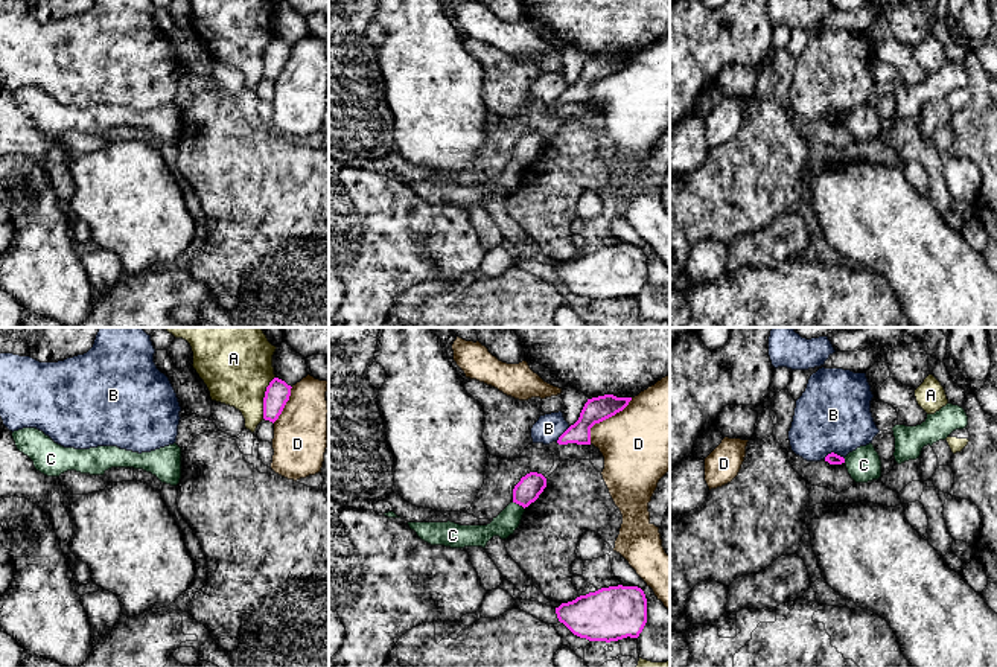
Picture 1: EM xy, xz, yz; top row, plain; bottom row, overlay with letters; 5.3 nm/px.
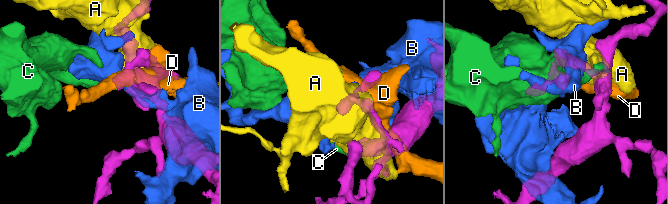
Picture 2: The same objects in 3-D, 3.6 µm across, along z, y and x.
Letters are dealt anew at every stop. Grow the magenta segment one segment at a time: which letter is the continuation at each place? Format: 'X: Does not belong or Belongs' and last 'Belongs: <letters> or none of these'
A: Does not belong
B: Does not belong
C: Does not belong
D: Does not belong
Belongs: none of these

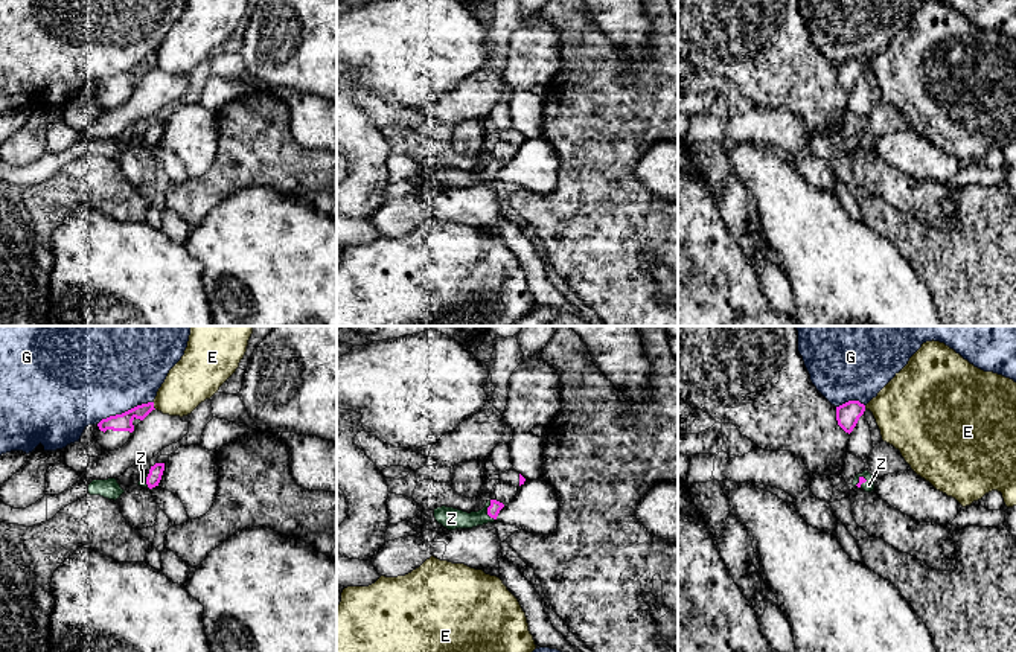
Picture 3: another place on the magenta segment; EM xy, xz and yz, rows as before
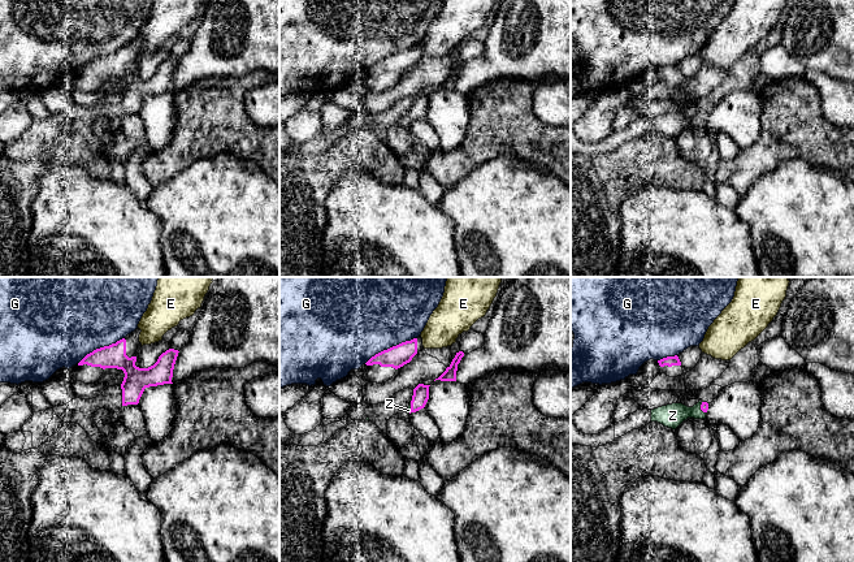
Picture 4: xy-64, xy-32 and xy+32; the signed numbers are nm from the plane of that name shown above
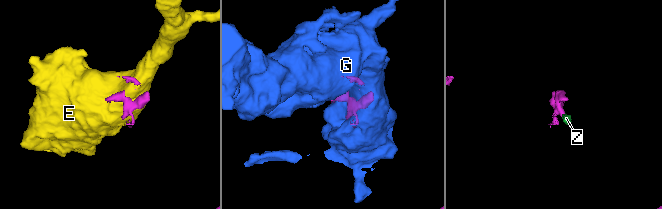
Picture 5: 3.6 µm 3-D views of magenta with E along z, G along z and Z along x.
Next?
E: Does not belong
G: Does not belong
Z: Belongs
Belongs: Z

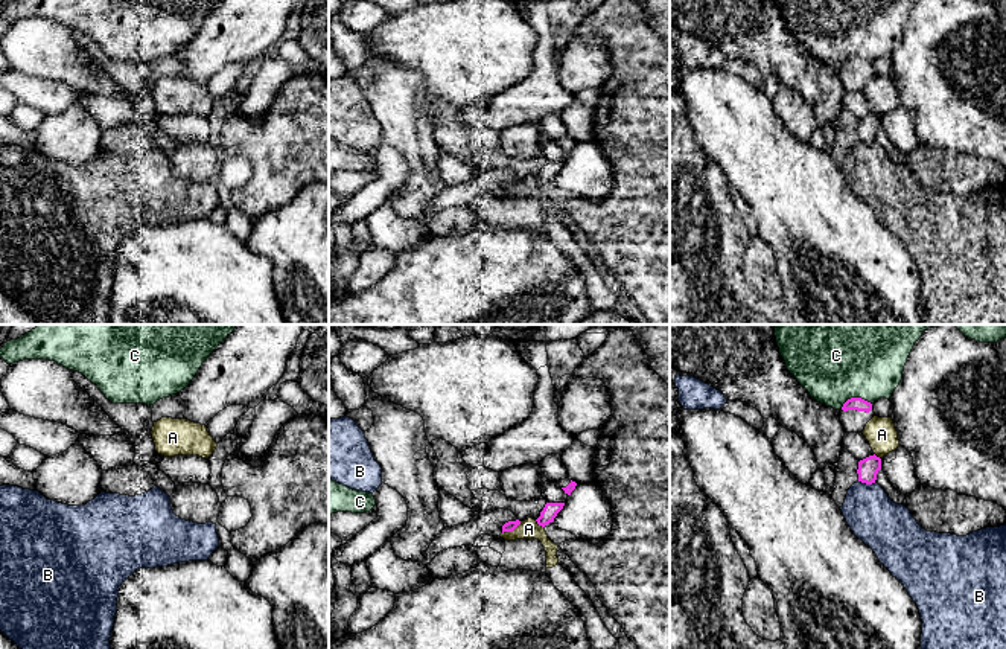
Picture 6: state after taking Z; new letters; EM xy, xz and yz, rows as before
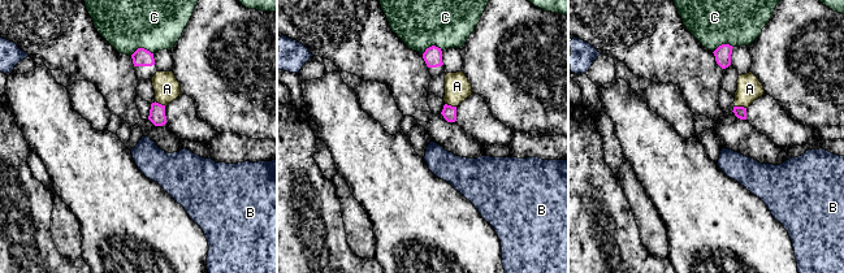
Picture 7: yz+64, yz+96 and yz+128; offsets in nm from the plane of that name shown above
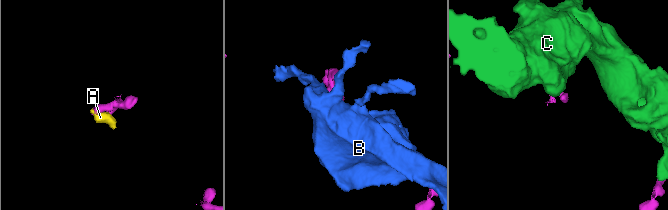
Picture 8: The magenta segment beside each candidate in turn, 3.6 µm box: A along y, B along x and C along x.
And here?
A: Does not belong
B: Does not belong
C: Does not belong
Belongs: none of these

